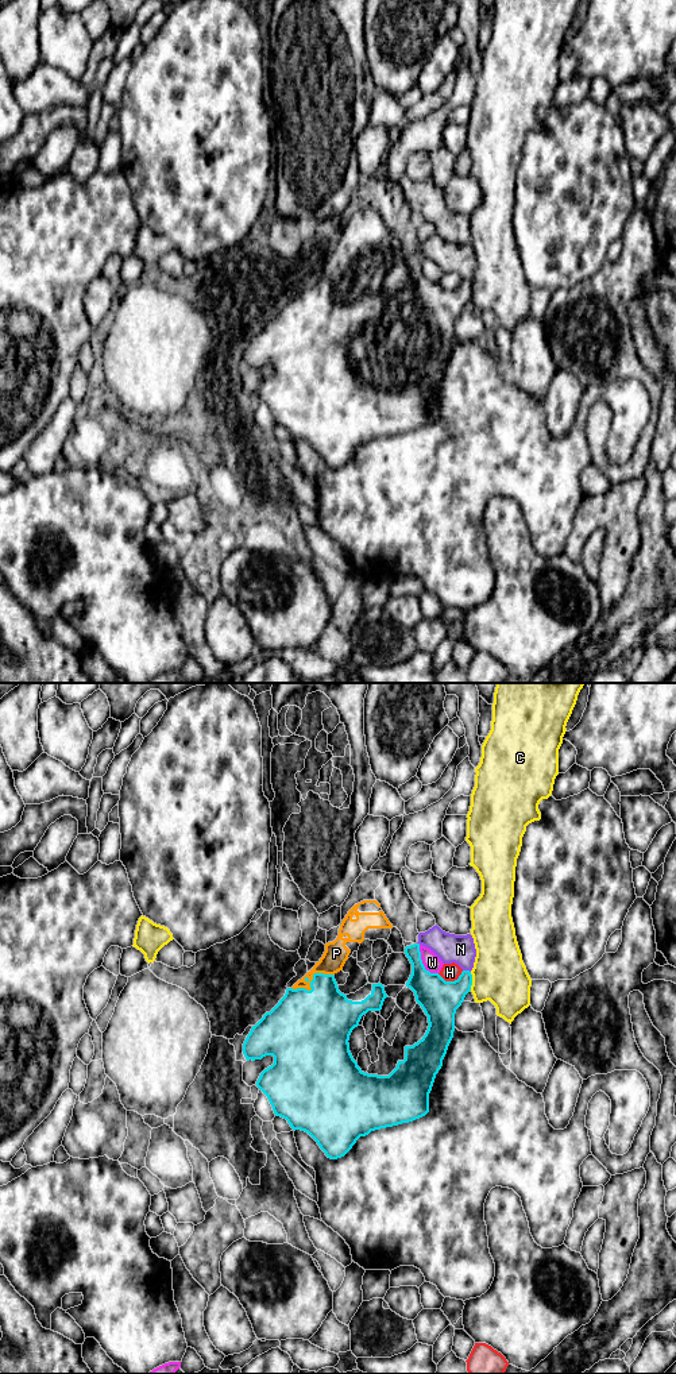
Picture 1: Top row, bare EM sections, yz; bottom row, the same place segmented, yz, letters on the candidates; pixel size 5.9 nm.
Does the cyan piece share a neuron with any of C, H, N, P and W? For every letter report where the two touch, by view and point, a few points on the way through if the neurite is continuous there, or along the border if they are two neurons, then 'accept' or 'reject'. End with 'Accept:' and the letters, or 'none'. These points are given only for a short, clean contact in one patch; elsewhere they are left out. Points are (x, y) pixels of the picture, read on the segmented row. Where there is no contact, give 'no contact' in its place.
C: contact yz (471, 981); reject
H: contact yz (451, 981); reject
N: contact yz (467, 971); reject
P: contact yz (311, 981); accept
W: contact yz (421, 961); reject
Accept: P

